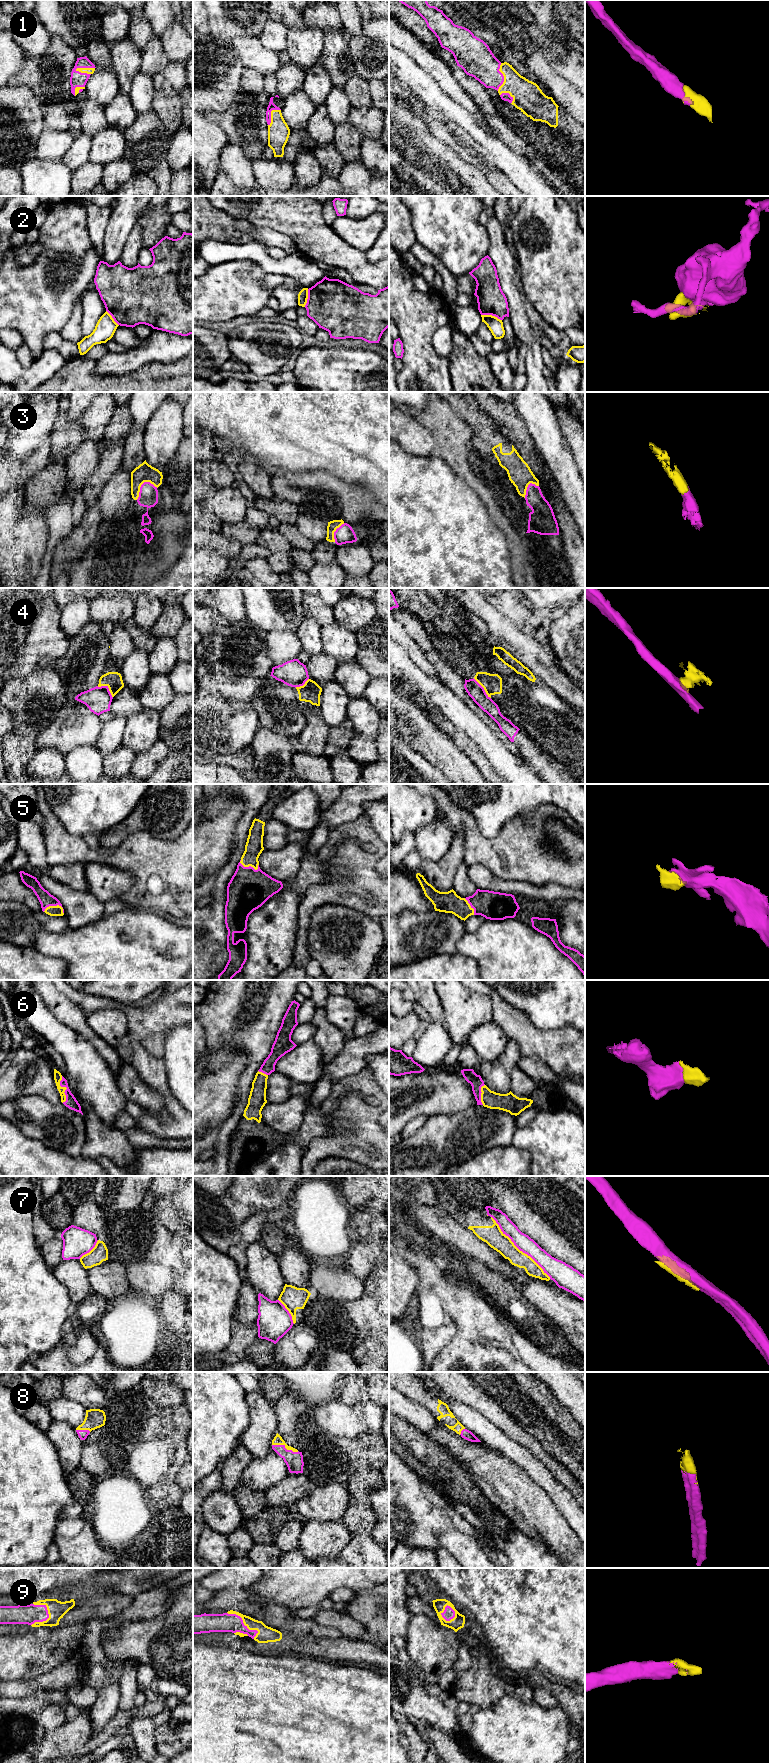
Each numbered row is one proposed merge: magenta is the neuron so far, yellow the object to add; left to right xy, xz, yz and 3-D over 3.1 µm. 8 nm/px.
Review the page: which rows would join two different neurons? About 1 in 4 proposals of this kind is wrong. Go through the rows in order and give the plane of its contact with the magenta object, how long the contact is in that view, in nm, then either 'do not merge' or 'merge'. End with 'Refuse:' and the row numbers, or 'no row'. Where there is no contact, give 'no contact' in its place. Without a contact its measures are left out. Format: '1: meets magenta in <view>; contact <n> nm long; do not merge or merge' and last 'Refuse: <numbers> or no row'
1: meets magenta in xy; contact 160 nm long; merge
2: meets magenta in yz; contact 180 nm long; do not merge
3: meets magenta in xy; contact 200 nm long; merge
4: meets magenta in xy; contact 160 nm long; do not merge
5: meets magenta in xy; contact 170 nm long; merge
6: meets magenta in xy; contact 220 nm long; merge
7: meets magenta in yz; contact 700 nm long; do not merge
8: meets magenta in xz; contact 220 nm long; merge
9: meets magenta in xz; contact 300 nm long; merge
Refuse: 2, 4, 7

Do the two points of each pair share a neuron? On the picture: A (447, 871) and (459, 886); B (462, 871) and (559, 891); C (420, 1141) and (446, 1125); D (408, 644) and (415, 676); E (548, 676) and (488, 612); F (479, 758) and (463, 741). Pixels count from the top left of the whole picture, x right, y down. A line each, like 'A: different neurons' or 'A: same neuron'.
A: different neurons
B: different neurons
C: same neuron
D: different neurons
E: same neuron
F: same neuron

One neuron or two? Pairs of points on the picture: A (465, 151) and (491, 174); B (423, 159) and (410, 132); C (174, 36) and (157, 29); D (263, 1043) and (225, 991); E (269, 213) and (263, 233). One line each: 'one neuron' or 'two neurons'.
A: one neuron
B: one neuron
C: two neurons
D: one neuron
E: two neurons

